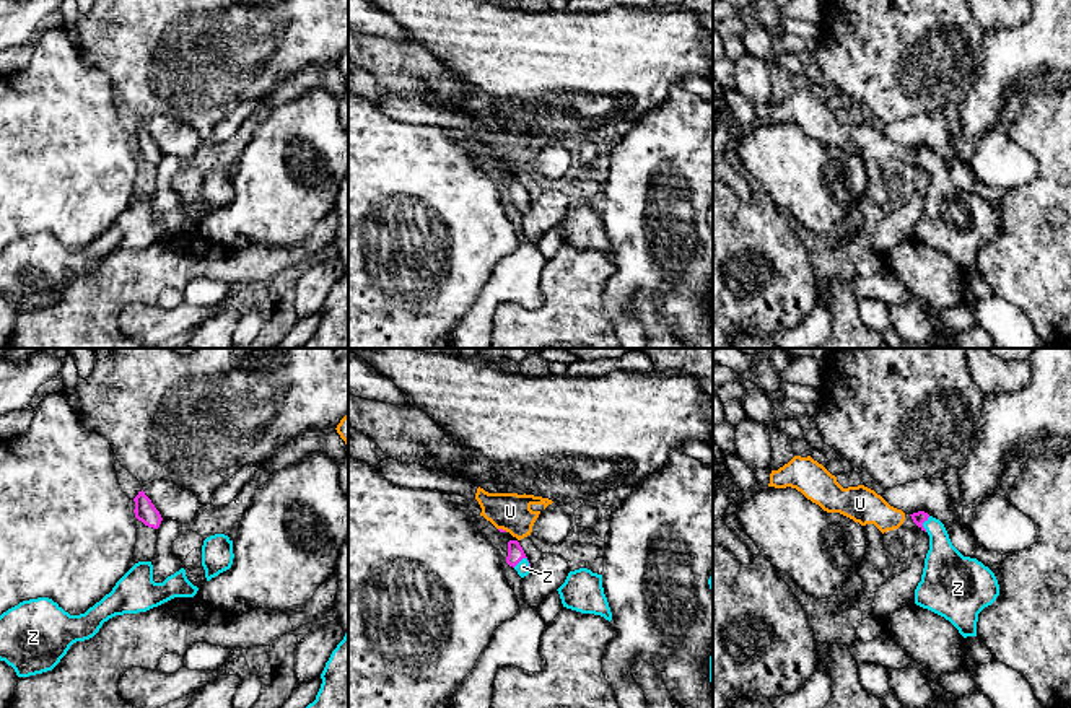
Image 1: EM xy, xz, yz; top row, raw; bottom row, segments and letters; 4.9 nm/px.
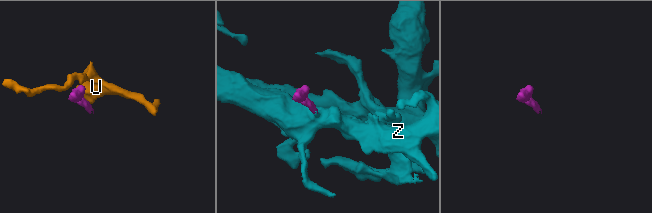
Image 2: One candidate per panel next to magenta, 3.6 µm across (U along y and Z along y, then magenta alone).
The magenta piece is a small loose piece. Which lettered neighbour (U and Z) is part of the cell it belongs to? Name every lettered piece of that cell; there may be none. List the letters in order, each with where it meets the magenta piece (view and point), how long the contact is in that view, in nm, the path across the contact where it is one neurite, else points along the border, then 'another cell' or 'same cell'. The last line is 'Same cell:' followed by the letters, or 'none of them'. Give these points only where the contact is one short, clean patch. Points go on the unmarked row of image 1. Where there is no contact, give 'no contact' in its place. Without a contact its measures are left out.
U: contact xz (502, 165); length 50 nm; another cell
Z: contact xz (521, 194); length 90 nm; way xz (515, 186), (521, 194), (523, 202); same cell
Same cell: Z

